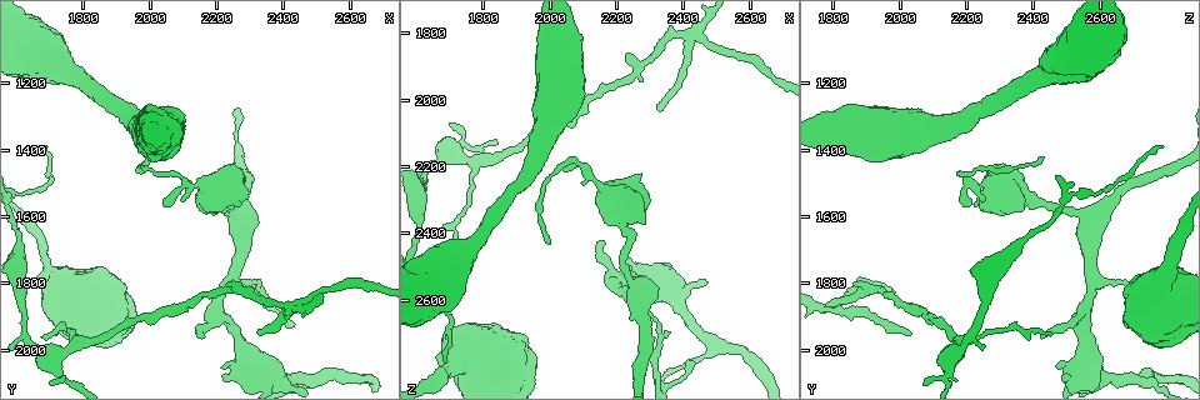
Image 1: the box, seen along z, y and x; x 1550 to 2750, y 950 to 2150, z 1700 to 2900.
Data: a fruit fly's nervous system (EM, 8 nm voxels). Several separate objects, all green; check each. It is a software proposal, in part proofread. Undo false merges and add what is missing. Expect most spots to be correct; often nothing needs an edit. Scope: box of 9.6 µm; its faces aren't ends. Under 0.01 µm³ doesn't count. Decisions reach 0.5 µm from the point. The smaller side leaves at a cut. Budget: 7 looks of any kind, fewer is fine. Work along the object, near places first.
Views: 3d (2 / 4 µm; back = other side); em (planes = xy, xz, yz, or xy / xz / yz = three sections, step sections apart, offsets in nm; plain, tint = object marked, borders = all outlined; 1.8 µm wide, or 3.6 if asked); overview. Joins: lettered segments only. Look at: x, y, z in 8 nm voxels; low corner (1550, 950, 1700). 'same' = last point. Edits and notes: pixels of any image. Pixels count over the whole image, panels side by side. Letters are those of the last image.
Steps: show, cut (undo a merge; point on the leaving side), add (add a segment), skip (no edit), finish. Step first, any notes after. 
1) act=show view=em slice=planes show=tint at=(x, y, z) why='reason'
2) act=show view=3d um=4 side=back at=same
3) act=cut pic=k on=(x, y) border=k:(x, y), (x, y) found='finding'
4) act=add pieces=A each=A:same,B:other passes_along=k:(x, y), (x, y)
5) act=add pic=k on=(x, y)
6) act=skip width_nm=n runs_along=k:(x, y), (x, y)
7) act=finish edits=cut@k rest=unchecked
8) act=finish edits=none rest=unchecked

act=show view=em slice=planes show=plain at=(2420, 1870, 1800)

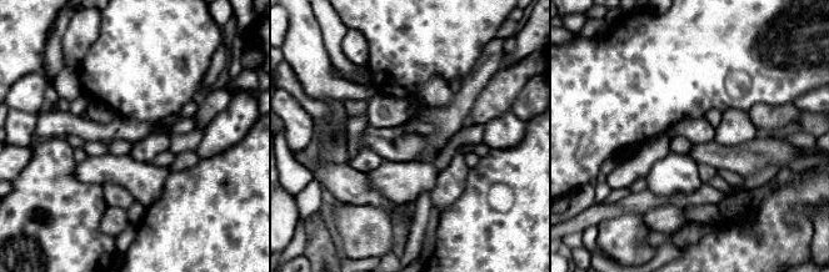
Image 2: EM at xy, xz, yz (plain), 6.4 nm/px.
act=show view=em slice=planes show=borders at=same

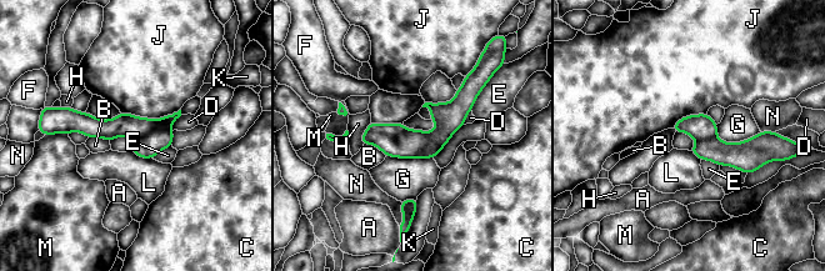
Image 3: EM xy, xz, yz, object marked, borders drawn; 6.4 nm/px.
act=cut pic=3 on=(450, 116) width_nm=180 each=A:other,B:other,C:other,D:other,E:other,F:other,G:other,H:other,J:other,K:other,L:other,M:other,N:other border=3:(426, 133), (434, 150), (443, 147) found='a second cell is stuck on'

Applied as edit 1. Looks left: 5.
act=show view=overview

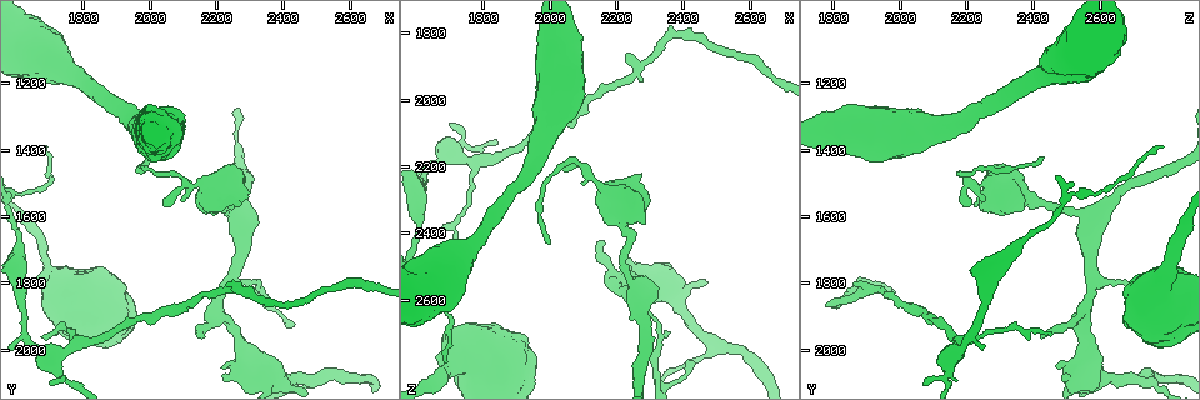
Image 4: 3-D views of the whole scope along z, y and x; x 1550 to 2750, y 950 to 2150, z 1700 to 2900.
act=show view=em slice=planes show=plain at=(1720, 1950, 2450) why='an open end'

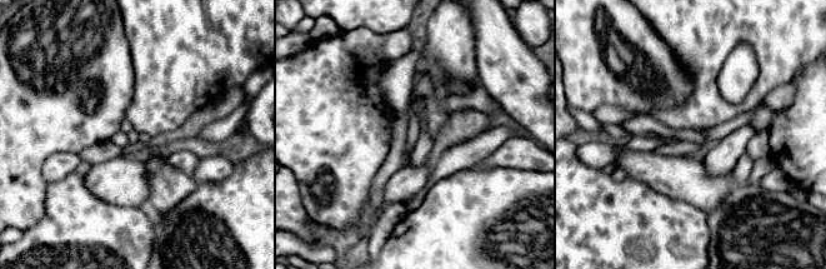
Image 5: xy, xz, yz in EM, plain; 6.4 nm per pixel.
act=show view=em slice=planes show=borders at=same

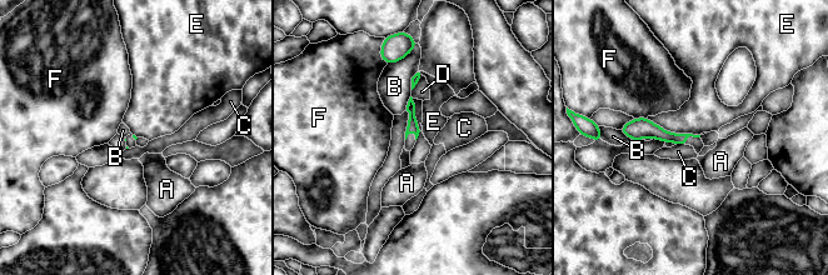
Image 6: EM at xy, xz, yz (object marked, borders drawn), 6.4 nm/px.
act=skip each=A:other,B:other,C:other,D:other,E:other,F:other border=6:(647, 118), (669, 131), (699, 135) found='no lettered segment goes on from it'

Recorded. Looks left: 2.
act=show view=em slice=planes show=tint at=(2210, 1910, 2550) why='abrupt turn'

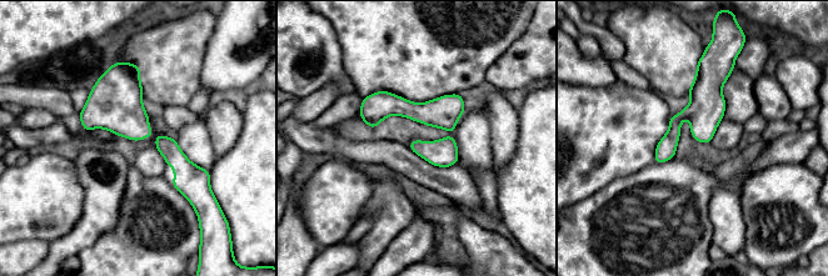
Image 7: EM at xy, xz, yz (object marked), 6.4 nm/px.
act=show view=em slice=planes show=borders at=same

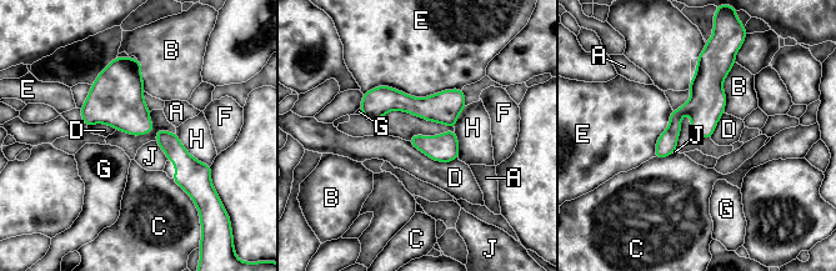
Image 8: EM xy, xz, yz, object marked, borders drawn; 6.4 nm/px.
act=skip each=A:other,B:other,C:other,D:other,E:other,F:other,G:other,H:other,J:other border=8:(408, 141), (437, 161), (457, 159) found='one cell here'

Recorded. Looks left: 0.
act=finish edits=cut@3 rest=unchecked

